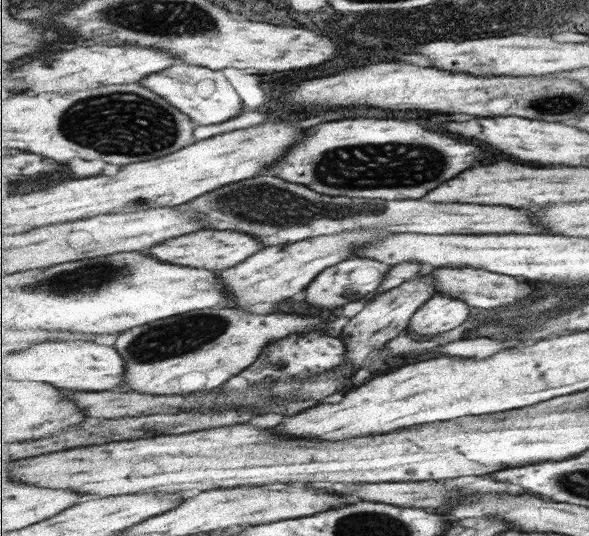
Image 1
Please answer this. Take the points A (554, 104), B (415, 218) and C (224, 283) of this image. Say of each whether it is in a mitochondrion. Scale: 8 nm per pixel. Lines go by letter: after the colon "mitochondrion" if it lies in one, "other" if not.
A: mitochondrion
B: other
C: other

